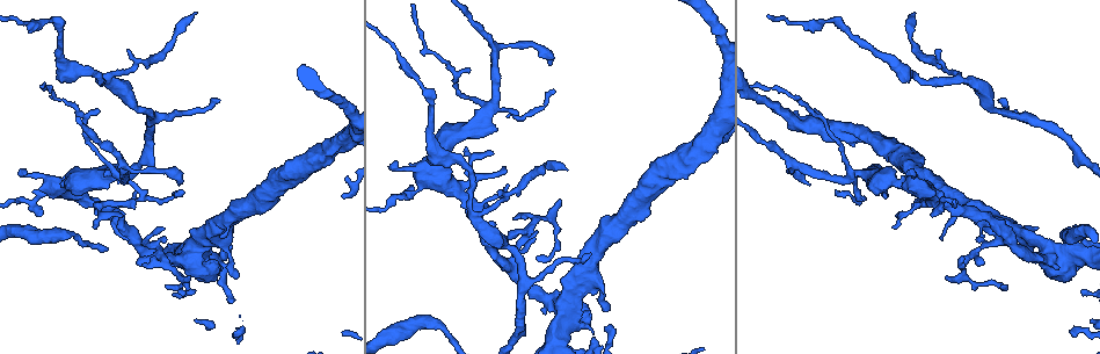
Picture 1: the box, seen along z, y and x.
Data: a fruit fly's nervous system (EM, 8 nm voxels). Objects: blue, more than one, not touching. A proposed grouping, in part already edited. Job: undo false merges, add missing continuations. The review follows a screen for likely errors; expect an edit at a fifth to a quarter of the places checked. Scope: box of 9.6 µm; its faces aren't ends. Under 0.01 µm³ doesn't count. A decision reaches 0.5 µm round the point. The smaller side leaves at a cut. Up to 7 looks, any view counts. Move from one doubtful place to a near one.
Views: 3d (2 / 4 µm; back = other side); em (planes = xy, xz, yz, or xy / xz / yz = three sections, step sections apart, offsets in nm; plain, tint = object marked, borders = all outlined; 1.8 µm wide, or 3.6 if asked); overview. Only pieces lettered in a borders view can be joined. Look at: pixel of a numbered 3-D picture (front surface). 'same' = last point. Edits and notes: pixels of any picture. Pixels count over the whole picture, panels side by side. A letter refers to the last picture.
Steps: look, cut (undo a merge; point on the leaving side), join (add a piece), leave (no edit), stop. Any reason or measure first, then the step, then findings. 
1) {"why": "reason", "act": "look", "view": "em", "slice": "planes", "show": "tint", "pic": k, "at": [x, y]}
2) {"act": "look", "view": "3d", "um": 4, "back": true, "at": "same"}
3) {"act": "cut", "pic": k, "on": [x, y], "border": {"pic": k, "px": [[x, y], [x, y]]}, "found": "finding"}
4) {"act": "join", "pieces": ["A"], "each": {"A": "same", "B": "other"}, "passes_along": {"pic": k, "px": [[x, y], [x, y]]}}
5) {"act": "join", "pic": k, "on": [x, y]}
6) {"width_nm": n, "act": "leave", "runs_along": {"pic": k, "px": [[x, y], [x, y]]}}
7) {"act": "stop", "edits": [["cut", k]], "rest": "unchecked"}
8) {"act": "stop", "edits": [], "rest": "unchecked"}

{"why": "abrupt turn", "act": "look", "view": "em", "slice": "yz", "step": 4, "show": "tint", "pic": 1, "at": [51, 19]}

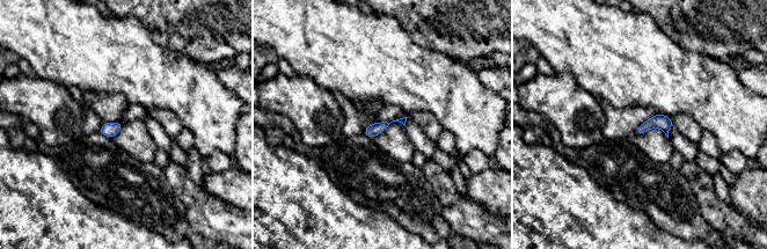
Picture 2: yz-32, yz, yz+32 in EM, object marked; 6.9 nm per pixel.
{"act": "look", "view": "em", "slice": "planes", "show": "borders", "at": "same"}

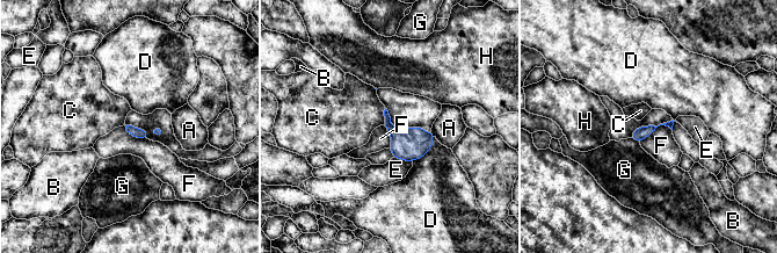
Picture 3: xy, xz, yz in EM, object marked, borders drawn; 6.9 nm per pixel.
{"act": "leave", "each": {"A": "other", "B": "other", "C": "other", "D": "other", "E": "other", "F": "other", "G": "other", "H": "other"}, "border": {"pic": 3, "px": [[672, 129], [659, 125], [639, 142]]}, "found": "all the same neuron"}

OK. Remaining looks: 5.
{"why": "four arms meet", "act": "look", "view": "em", "slice": "yz", "step": 8, "show": "tint", "pic": 1, "at": [464, 197]}

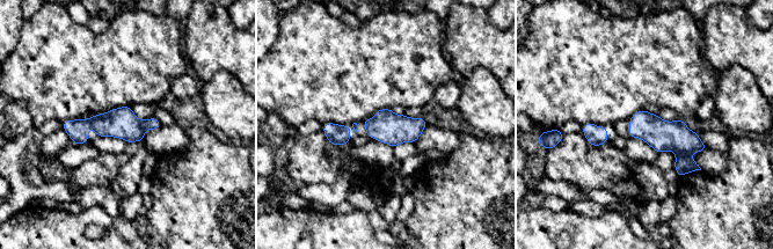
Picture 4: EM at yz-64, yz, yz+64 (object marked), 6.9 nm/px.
{"why": "cut it another way", "act": "look", "view": "em", "slice": "planes", "show": "borders", "at": "same"}

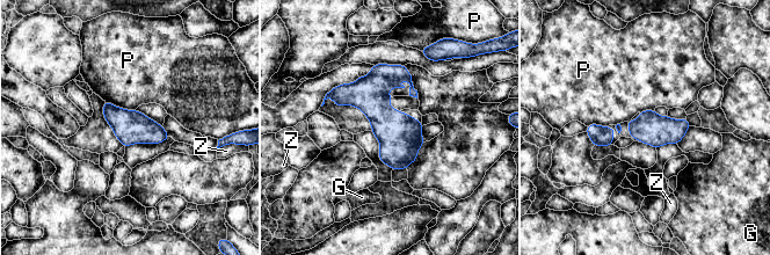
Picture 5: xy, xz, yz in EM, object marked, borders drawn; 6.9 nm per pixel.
{"longest_contact_nm": ["P", 220], "act": "leave", "each": {"G": "other", "P": "other", "Z": "other"}, "border": {"pic": 5, "px": [[104, 100], [135, 110]]}, "found": "one neuron here"}

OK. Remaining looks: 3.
{"why": "small branch off a trunk", "act": "look", "view": "3d", "um": 4, "pic": 1, "at": [477, 222]}

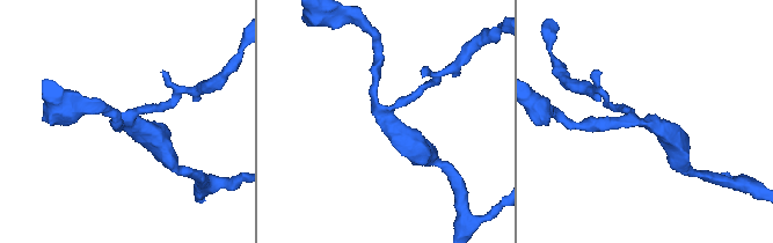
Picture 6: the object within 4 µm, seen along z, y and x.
{"arms": 3, "why": "need the tissue", "act": "look", "view": "em", "slice": "xy", "step": 4, "show": "plain", "pic": 6, "at": [125, 123]}

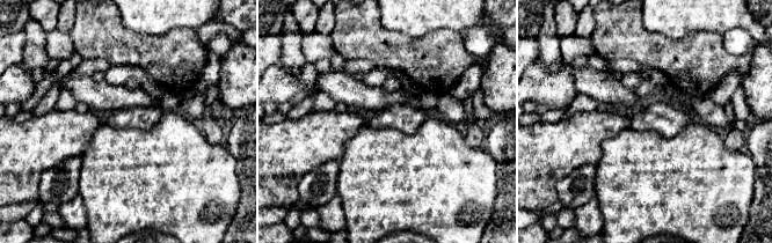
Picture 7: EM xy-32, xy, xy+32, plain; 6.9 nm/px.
{"why": "what lies round it", "act": "look", "view": "em", "slice": "xy", "step": 4, "show": "borders", "at": "same"}

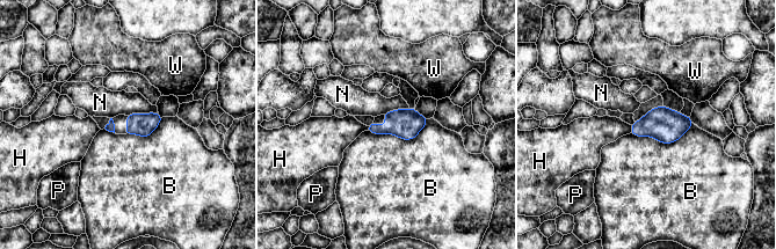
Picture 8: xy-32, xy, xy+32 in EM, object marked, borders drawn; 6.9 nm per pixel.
{"act": "leave", "each": {"B": "other", "H": "other", "N": "other", "P": "other", "W": "other"}, "border": {"pic": 8, "px": [[428, 119], [411, 139], [368, 130]]}, "found": "continuous, no second neuron"}

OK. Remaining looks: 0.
{"act": "stop", "edits": [], "rest": "unchecked"}

